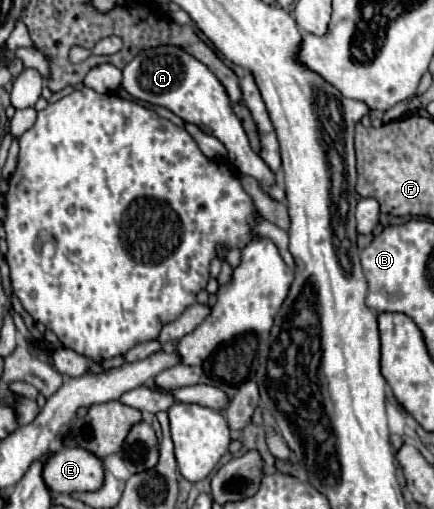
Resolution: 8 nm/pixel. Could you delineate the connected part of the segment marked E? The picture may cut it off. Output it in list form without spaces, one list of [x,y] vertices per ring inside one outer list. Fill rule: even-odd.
[[[60,445],[44,467],[44,481],[52,491],[84,493],[104,483],[102,459],[76,445]]]

